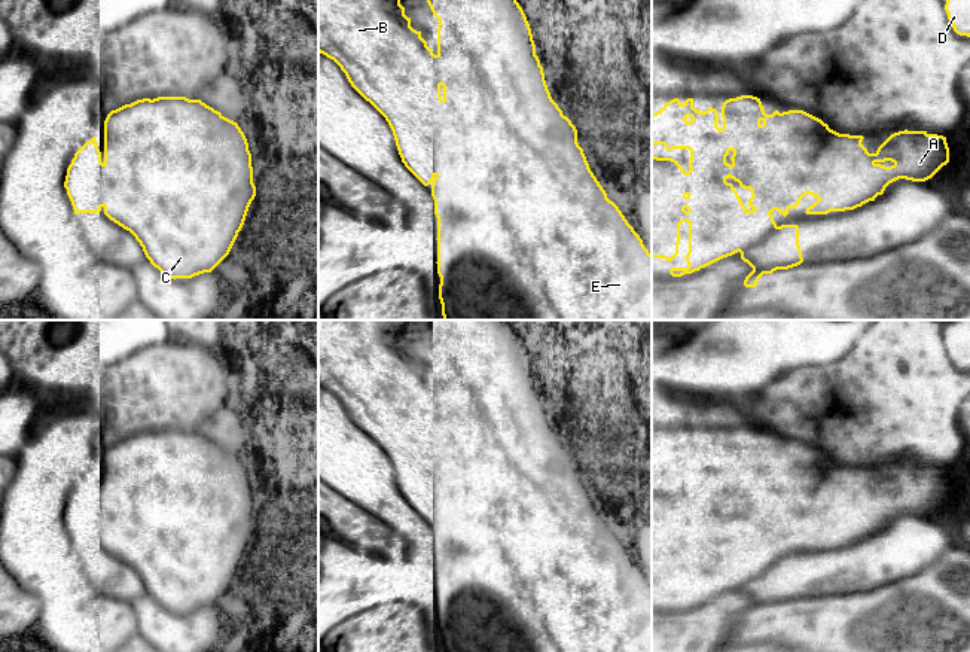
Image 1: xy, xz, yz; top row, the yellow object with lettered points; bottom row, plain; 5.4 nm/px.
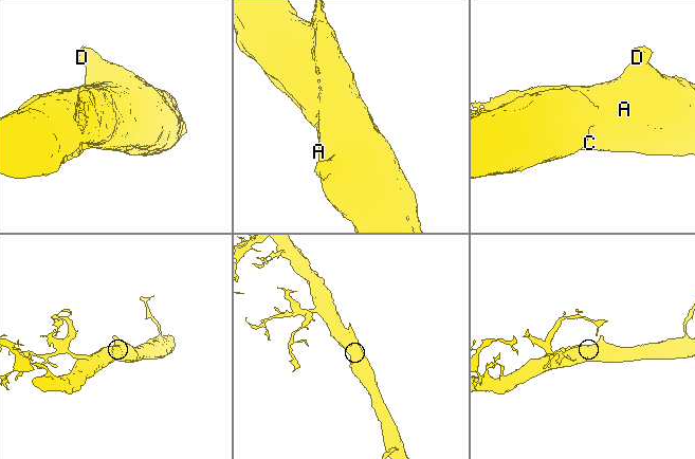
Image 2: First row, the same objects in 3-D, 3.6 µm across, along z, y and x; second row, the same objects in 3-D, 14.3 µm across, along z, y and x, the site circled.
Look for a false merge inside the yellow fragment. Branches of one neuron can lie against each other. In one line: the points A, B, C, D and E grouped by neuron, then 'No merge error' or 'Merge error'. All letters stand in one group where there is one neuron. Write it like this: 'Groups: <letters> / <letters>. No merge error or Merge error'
Groups: A B C D E. No merge error

